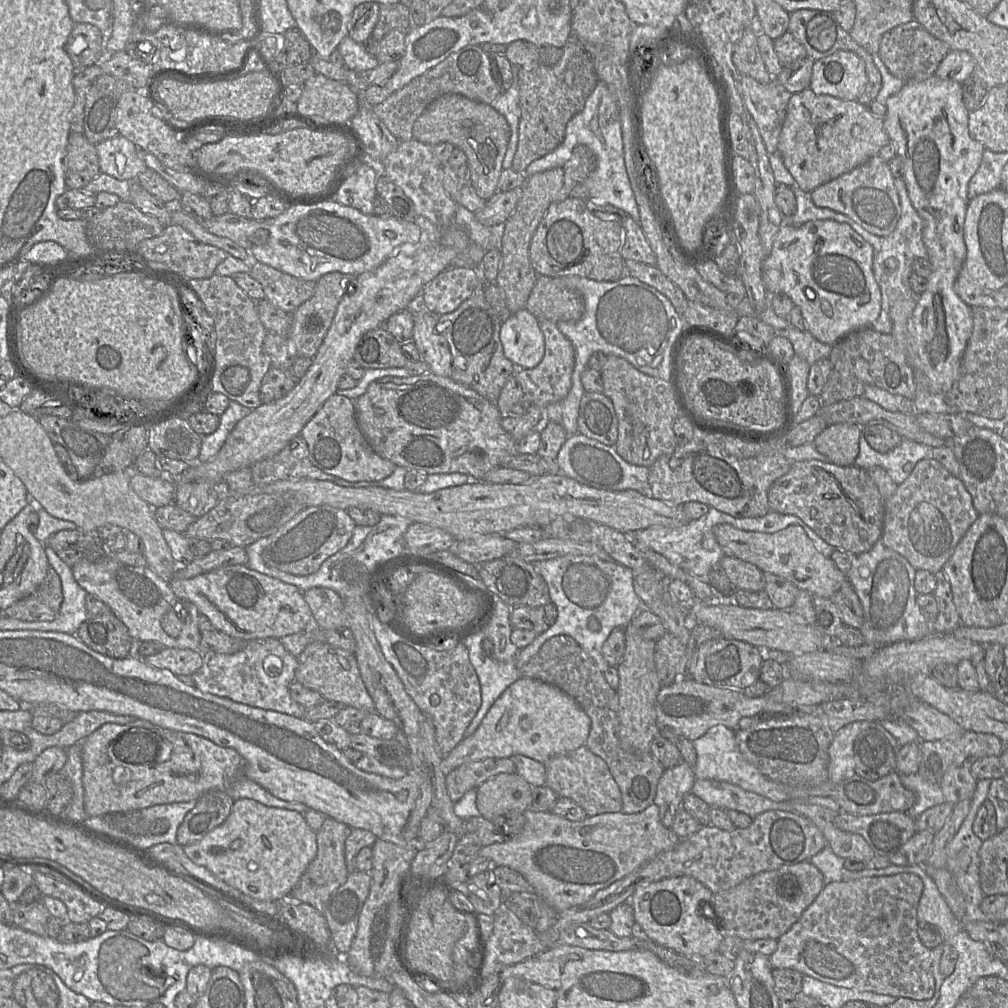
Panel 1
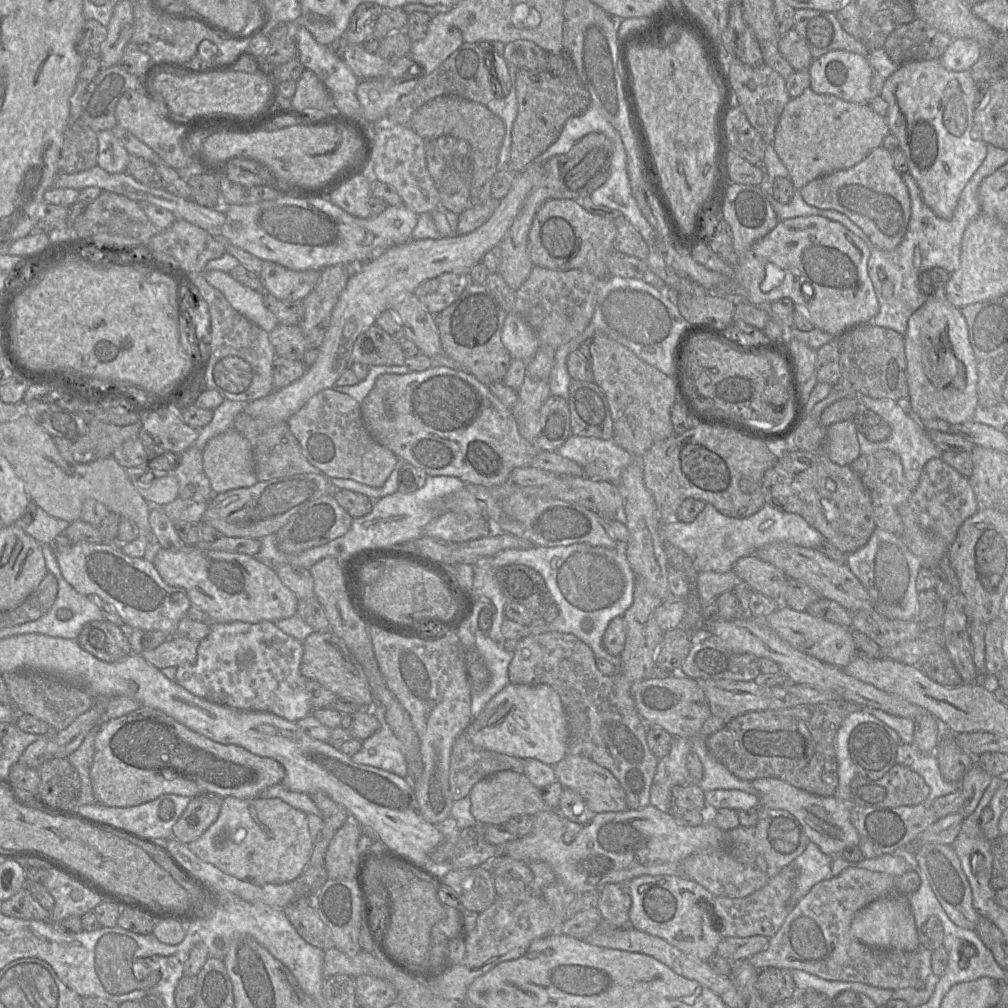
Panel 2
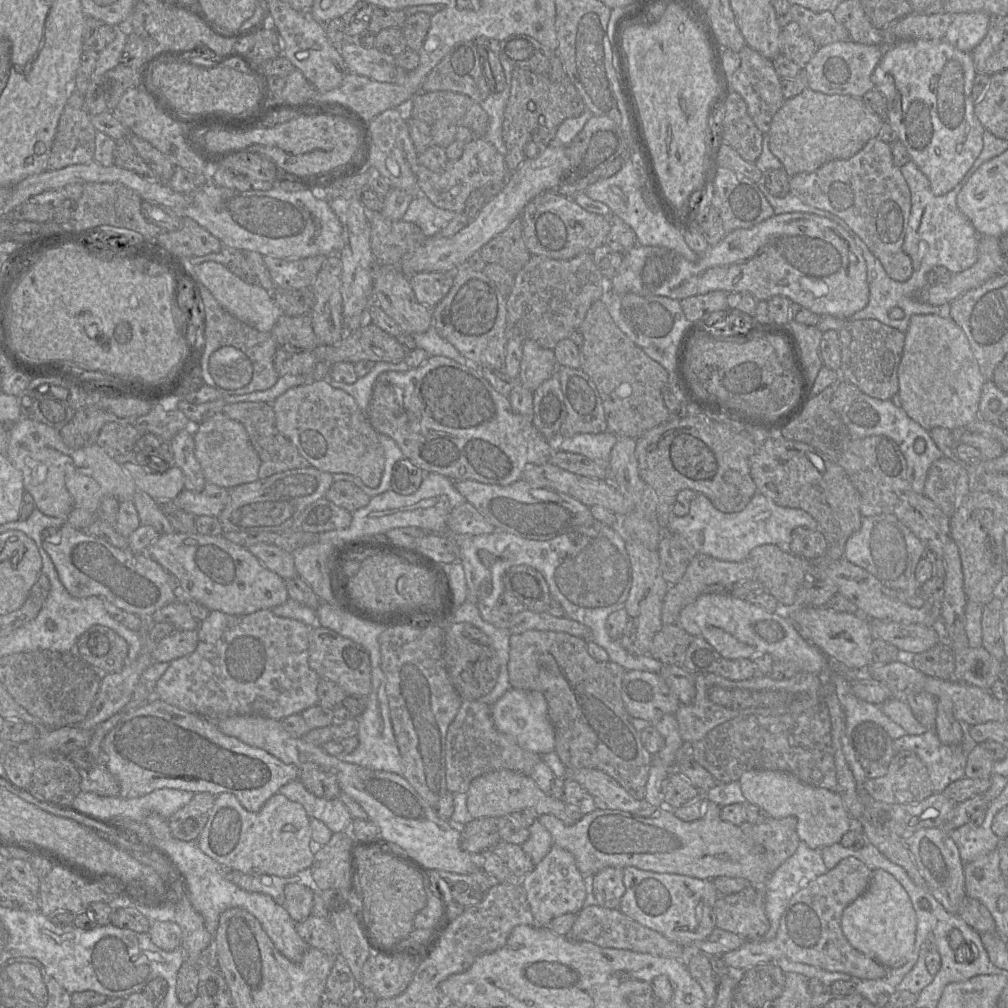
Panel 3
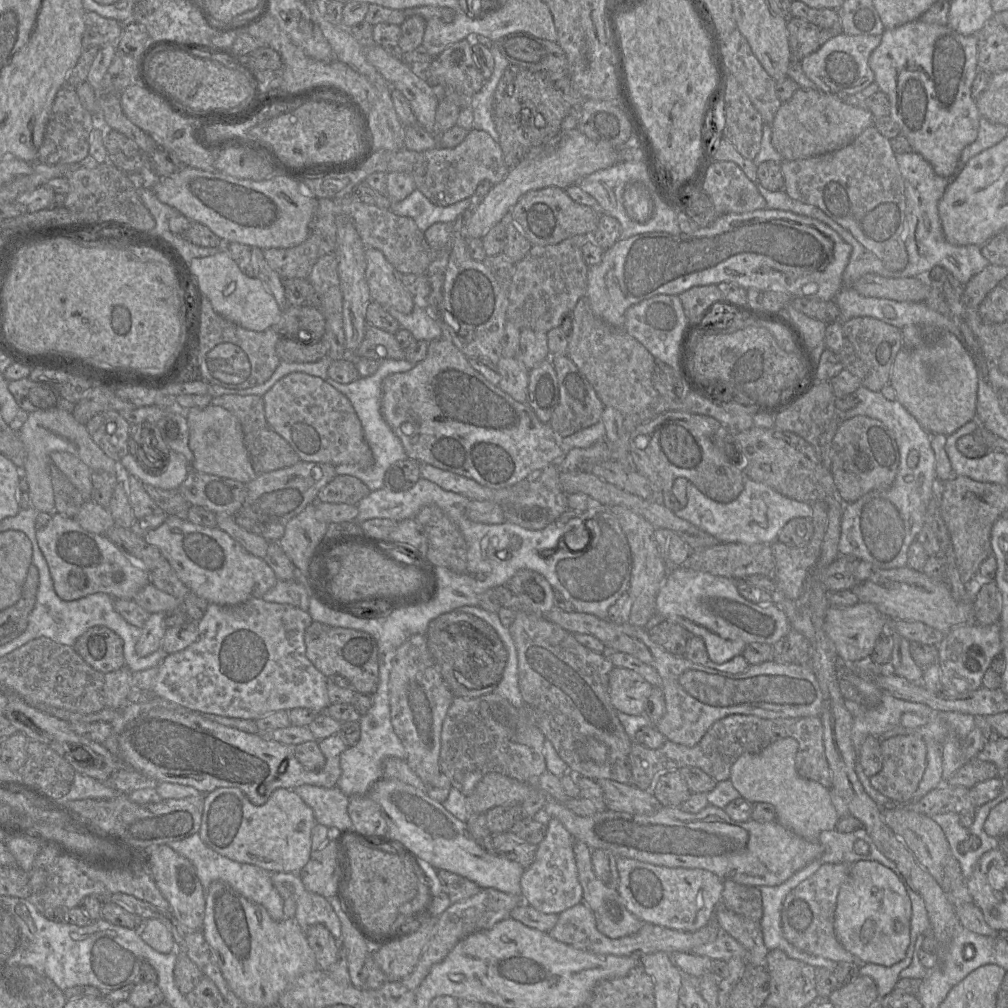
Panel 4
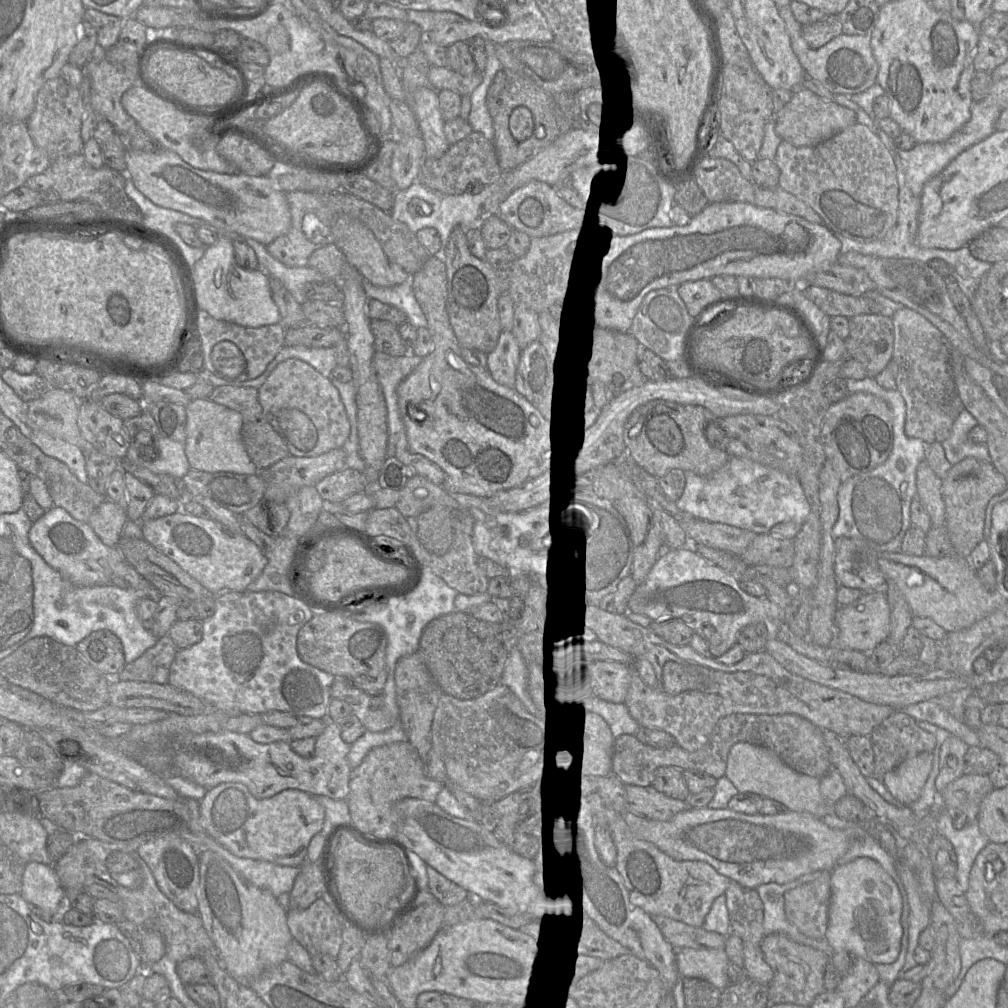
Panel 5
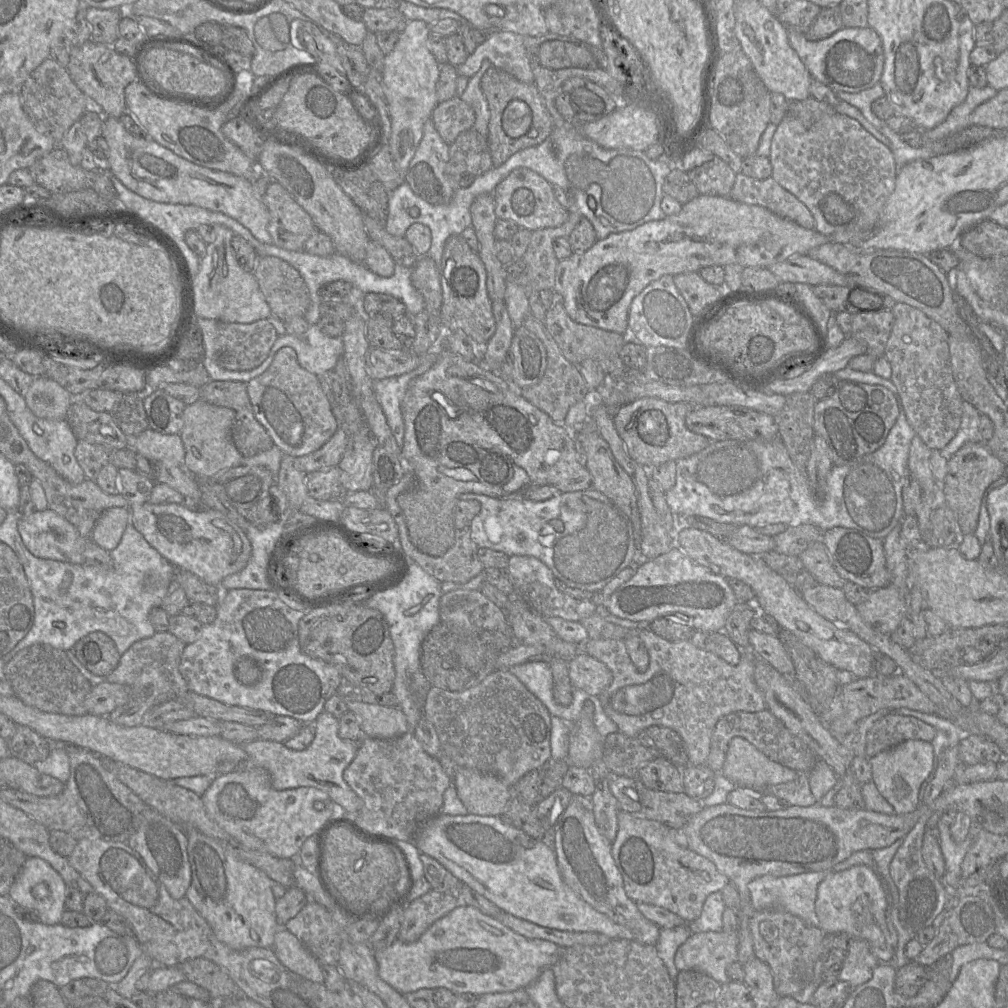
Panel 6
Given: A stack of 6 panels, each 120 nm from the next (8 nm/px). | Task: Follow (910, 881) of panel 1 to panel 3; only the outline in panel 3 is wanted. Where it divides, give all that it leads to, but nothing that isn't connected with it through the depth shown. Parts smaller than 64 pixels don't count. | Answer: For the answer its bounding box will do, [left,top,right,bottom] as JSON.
[722,857,887,979]

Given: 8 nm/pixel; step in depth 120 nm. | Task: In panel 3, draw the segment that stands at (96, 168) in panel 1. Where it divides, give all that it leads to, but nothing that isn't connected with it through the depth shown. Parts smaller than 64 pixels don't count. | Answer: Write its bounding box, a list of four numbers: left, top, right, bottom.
[46,107,96,170]

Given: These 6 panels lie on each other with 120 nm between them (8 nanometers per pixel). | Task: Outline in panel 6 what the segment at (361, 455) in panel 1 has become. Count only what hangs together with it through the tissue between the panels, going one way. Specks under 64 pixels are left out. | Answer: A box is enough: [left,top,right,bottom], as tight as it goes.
[247,347,338,455]

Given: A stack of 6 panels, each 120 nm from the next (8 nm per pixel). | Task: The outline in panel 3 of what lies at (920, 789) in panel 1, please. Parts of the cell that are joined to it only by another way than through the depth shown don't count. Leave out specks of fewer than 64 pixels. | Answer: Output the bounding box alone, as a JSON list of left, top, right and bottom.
[893,728,976,793]

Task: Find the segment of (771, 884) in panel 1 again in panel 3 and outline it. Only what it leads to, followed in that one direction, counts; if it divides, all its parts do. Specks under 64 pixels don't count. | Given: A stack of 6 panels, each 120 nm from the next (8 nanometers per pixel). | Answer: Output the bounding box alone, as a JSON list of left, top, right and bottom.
[715,887,770,941]

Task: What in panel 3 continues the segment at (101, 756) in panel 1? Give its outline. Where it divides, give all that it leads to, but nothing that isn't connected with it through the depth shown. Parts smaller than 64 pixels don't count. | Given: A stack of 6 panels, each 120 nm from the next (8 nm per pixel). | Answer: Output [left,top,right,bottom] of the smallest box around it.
[102,699,300,812]

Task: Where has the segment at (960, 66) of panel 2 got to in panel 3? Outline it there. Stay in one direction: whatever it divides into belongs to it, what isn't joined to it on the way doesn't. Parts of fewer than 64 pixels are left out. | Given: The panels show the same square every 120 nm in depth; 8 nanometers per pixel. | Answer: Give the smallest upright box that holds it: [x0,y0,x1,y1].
[944,12,990,53]

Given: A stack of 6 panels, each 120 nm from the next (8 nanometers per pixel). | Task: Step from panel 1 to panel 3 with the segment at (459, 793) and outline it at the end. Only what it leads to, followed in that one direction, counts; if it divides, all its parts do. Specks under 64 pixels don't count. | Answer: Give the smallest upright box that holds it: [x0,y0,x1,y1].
[446,700,542,794]

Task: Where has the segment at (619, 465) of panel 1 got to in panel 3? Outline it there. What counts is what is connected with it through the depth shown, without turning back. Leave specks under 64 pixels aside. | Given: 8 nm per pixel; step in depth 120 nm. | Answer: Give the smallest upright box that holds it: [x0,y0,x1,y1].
[558,430,617,465]

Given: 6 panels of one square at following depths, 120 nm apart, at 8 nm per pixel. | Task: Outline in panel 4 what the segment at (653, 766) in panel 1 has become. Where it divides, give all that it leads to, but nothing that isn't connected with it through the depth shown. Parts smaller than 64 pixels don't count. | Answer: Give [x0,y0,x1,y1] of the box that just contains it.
[509,609,634,785]

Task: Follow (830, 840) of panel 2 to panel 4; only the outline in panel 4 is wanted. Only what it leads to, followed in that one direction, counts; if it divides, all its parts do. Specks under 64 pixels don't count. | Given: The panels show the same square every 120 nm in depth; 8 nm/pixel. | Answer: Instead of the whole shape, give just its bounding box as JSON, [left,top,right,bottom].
[730,738,841,841]

